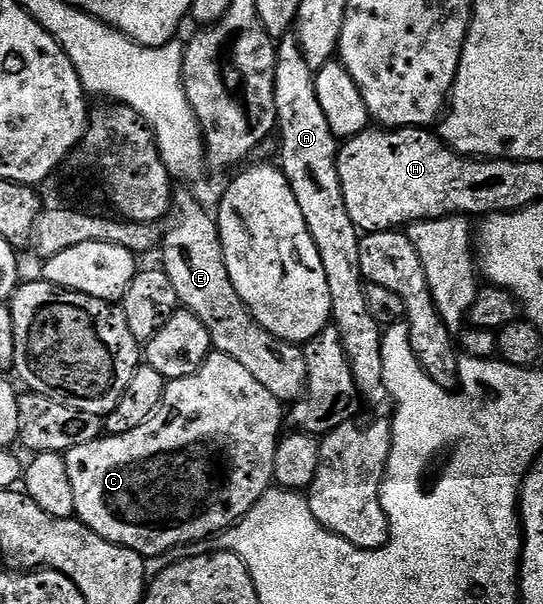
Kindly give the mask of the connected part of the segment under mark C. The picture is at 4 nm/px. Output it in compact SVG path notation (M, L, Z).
M211 350L210 356L195 371L167 382L160 405L138 427L133 427L123 435L103 434L99 438L76 445L71 451L65 452L68 481L72 481L72 497L76 497L74 515L100 537L113 543L121 543L124 547L132 547L139 553L146 553L151 549L158 553L169 552L173 549L172 547L178 547L189 539L206 539L217 531L225 532L233 528L234 524L242 516L247 515L258 504L258 500L271 490L274 483L276 449L284 431L282 423L284 427L283 400L277 399L236 357L226 355L223 351Z

